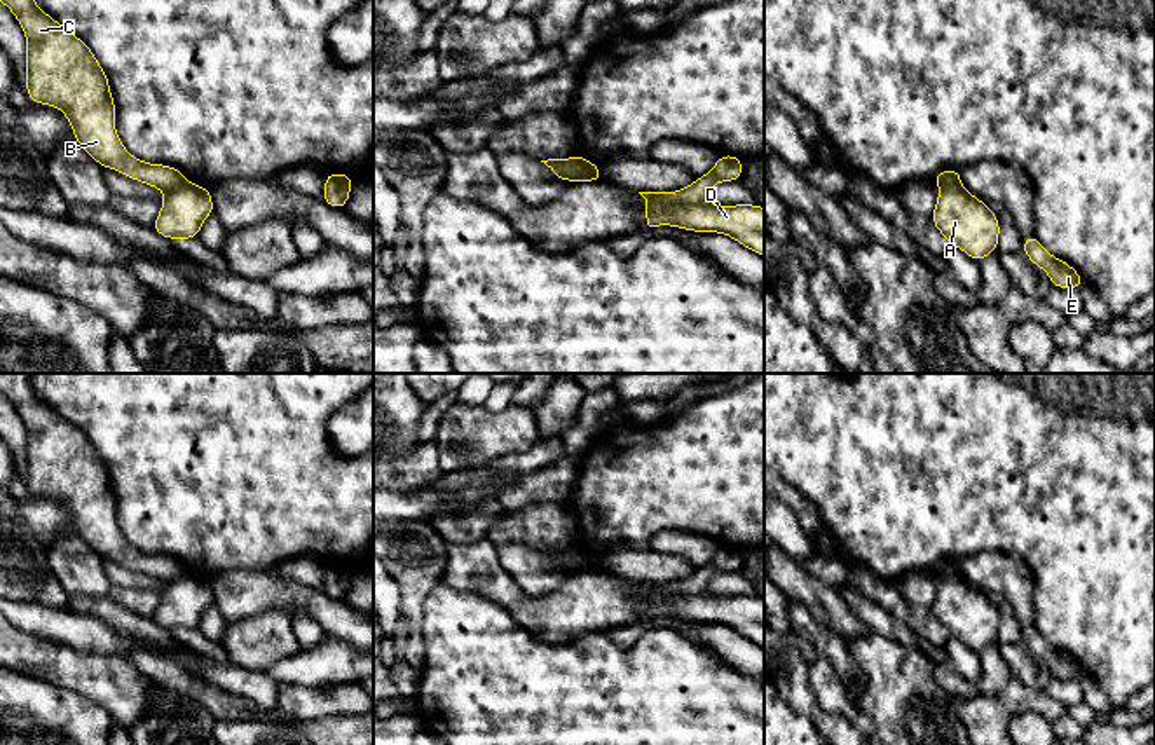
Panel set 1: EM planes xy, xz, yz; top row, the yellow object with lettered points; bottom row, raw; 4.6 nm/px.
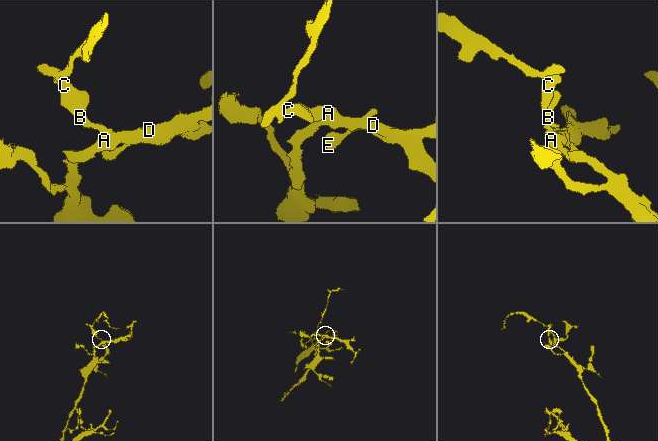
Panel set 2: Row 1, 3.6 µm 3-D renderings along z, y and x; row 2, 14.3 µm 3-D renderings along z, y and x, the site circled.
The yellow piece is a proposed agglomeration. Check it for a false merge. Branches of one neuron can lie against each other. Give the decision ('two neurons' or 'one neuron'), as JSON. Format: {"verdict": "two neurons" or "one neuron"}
{"verdict": "two neurons"}

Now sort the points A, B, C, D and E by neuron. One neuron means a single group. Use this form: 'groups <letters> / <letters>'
groups A D E / B C

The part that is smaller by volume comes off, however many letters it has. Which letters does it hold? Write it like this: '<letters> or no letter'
B, C

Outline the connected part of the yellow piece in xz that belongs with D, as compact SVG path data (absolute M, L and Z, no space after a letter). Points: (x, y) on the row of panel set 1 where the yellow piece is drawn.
M721 155L715 166L677 192L639 192L644 199L646 230L672 225L689 232L717 232L764 256L764 208L755 204L715 206L707 195L721 181L743 174L738 155Z

